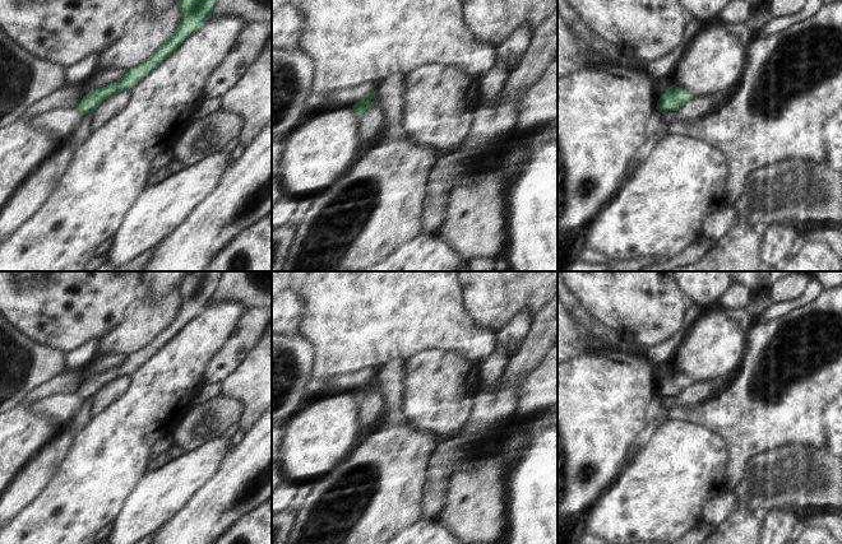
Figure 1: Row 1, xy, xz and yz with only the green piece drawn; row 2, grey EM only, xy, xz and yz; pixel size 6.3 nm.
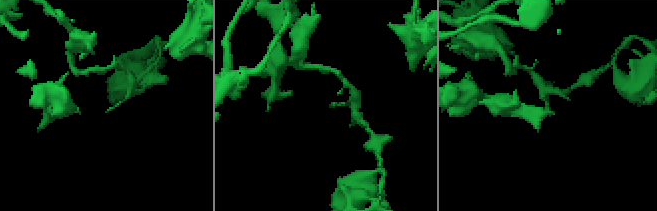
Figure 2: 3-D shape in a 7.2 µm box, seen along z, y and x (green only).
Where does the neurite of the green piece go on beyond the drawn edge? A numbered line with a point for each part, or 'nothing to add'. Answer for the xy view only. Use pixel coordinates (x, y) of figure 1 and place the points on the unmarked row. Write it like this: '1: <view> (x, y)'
nothing to add

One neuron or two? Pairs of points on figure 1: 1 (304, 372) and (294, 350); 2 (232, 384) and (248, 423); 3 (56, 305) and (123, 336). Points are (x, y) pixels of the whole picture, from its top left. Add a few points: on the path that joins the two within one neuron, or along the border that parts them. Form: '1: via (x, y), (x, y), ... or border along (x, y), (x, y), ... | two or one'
1: via (299, 367), (294, 362), (294, 356) | one
2: via (243, 394), (248, 399), (248, 413) | one
3: border along (129, 306), (123, 320), (98, 340) | two

